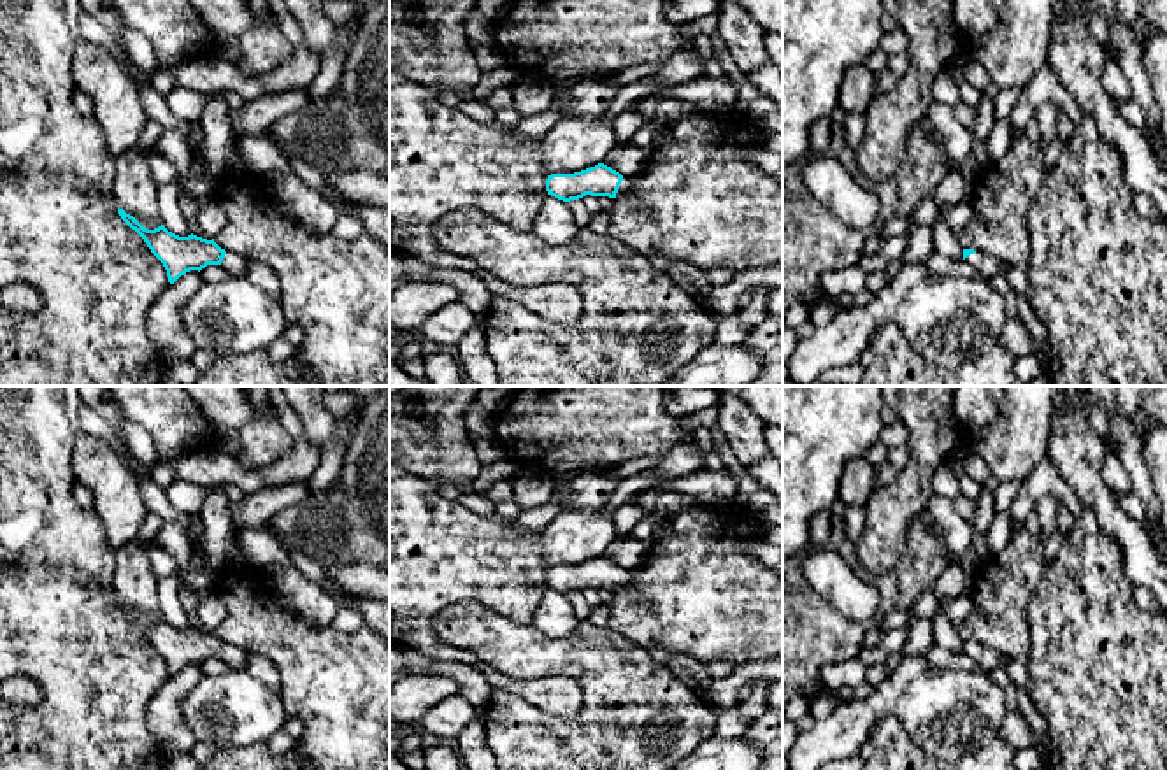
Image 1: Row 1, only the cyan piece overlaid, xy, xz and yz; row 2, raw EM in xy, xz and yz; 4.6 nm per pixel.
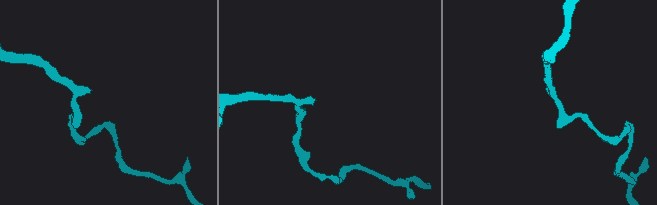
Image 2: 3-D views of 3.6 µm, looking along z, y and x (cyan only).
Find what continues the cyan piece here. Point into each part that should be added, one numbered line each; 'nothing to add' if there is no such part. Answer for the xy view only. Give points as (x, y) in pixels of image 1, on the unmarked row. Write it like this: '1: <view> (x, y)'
1: xy (234, 656)

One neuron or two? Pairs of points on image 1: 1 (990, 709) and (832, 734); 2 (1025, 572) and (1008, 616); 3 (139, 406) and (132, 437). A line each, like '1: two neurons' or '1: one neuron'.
1: one neuron
2: one neuron
3: two neurons

